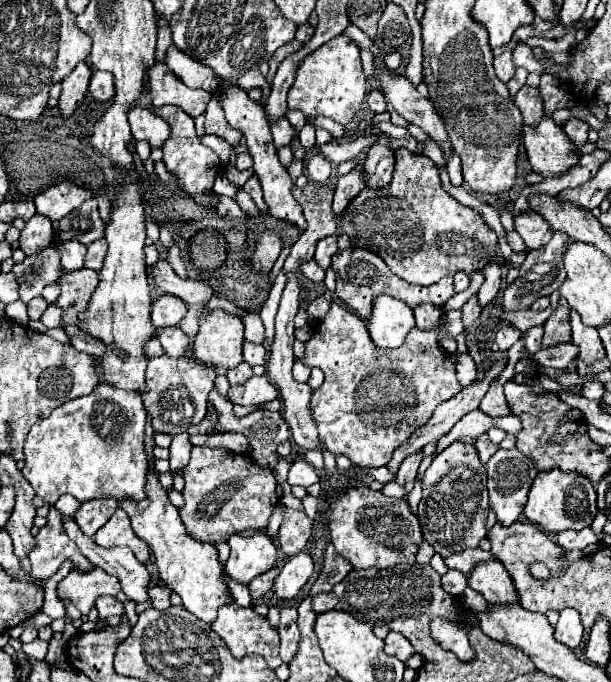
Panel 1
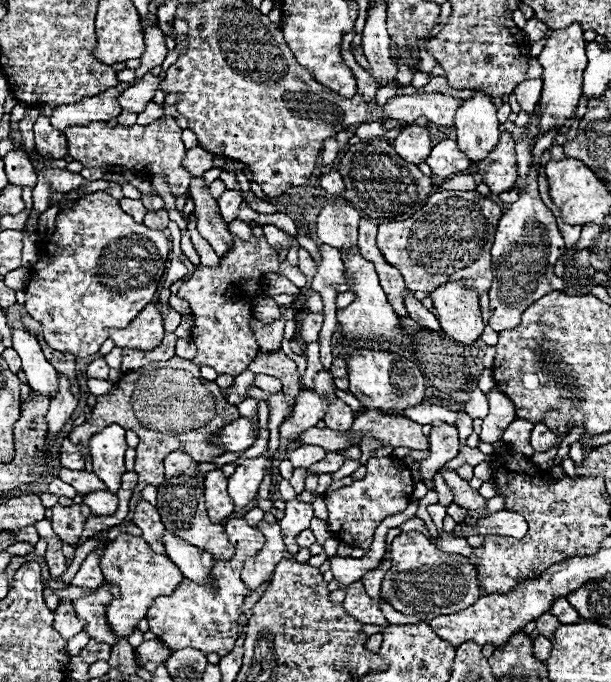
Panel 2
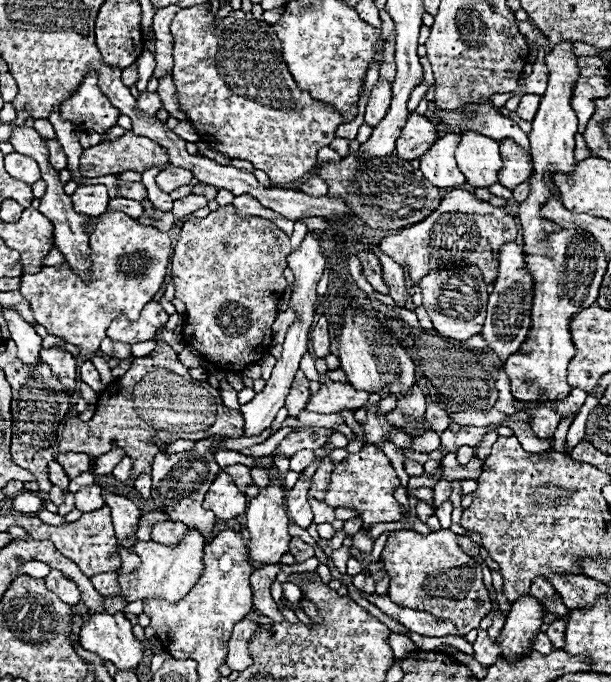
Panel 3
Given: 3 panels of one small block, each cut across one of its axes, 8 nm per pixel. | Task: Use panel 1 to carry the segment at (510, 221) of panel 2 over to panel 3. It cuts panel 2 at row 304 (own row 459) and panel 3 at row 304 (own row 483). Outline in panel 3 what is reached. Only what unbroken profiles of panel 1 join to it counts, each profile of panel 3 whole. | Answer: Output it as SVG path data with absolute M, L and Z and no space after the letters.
M506 242L502 244L498 252L498 278L494 282L494 290L488 300L488 316L484 322L484 338L488 346L498 354L500 362L506 362L508 356L512 356L520 344L526 340L526 334L530 330L530 310L534 302L534 278L524 268L524 246L518 242Z

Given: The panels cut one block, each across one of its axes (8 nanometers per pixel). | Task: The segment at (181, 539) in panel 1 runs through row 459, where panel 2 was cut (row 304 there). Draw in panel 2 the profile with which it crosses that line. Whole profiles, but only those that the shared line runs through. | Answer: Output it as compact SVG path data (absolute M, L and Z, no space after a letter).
M148 304L132 322L128 328L112 328L108 330L110 338L118 348L132 348L132 350L154 350L162 338L162 316L154 304Z

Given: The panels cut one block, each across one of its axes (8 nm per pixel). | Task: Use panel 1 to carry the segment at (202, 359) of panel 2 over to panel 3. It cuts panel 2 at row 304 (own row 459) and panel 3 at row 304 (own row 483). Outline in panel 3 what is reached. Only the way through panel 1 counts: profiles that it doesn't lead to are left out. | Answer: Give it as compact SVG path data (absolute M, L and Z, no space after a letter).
M220 206L210 212L206 218L190 218L182 224L180 238L176 242L172 258L172 282L176 284L176 298L186 304L186 324L184 326L184 344L194 346L204 358L214 366L230 372L240 372L248 364L256 364L268 352L272 342L272 322L276 320L276 308L270 302L276 302L284 288L288 286L282 270L288 266L286 258L290 256L290 238L272 222L258 216L240 218L234 212L234 206Z

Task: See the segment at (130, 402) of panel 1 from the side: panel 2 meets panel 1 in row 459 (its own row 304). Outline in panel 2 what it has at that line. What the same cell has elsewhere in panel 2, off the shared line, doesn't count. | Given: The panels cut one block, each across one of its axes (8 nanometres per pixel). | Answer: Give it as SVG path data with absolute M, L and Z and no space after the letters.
M100 190L78 198L74 206L56 216L56 230L50 240L40 246L40 258L32 266L30 282L26 284L26 310L42 324L44 340L58 352L72 352L76 358L96 354L104 342L104 328L126 328L130 320L152 302L158 282L164 274L170 244L164 232L152 230L134 222L122 212L116 198Z

